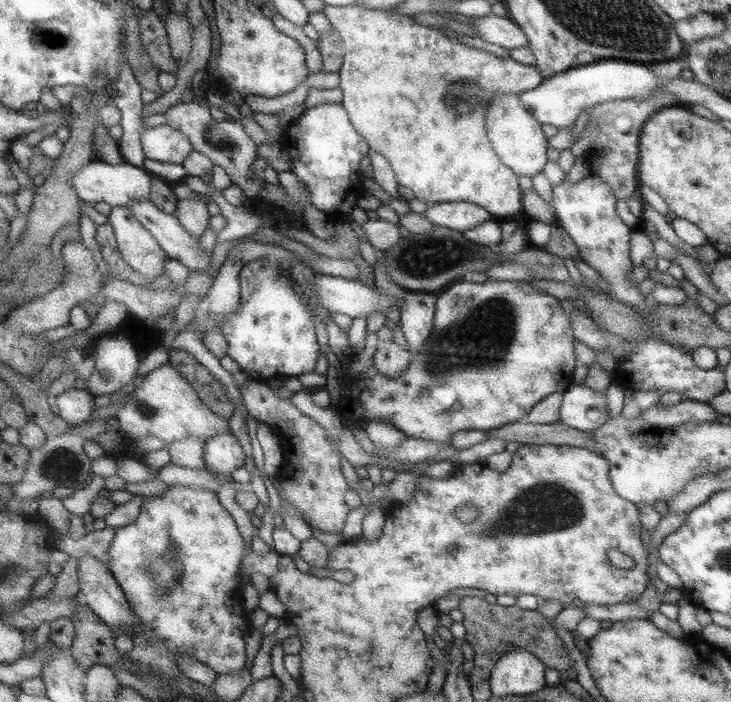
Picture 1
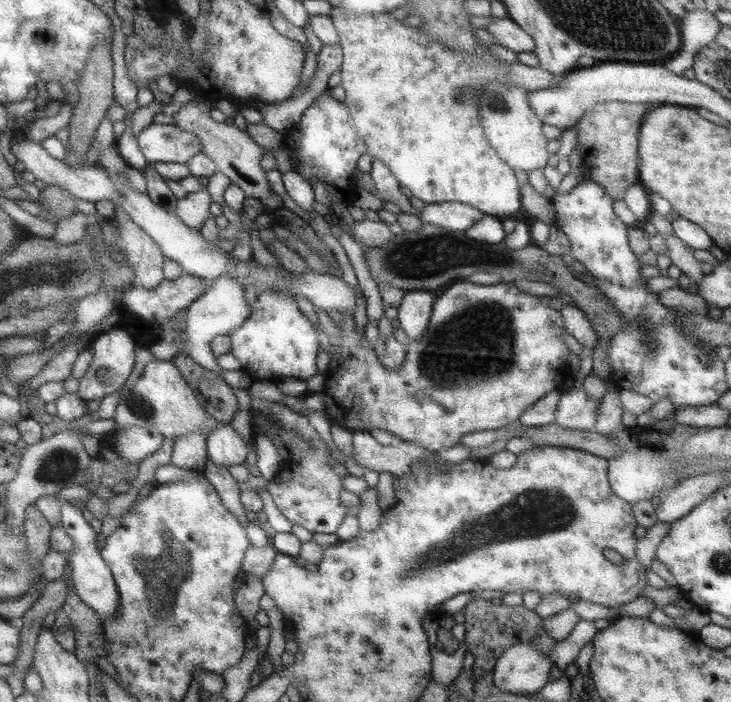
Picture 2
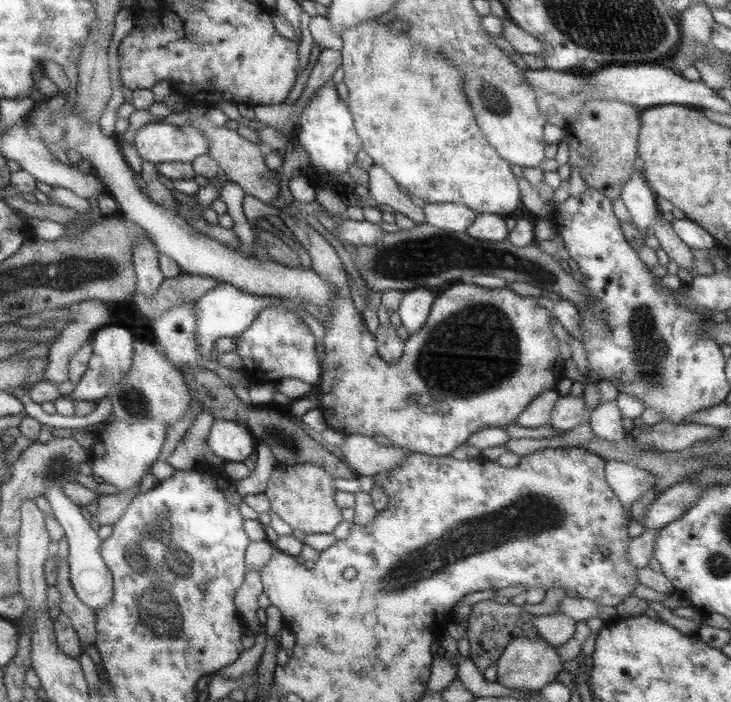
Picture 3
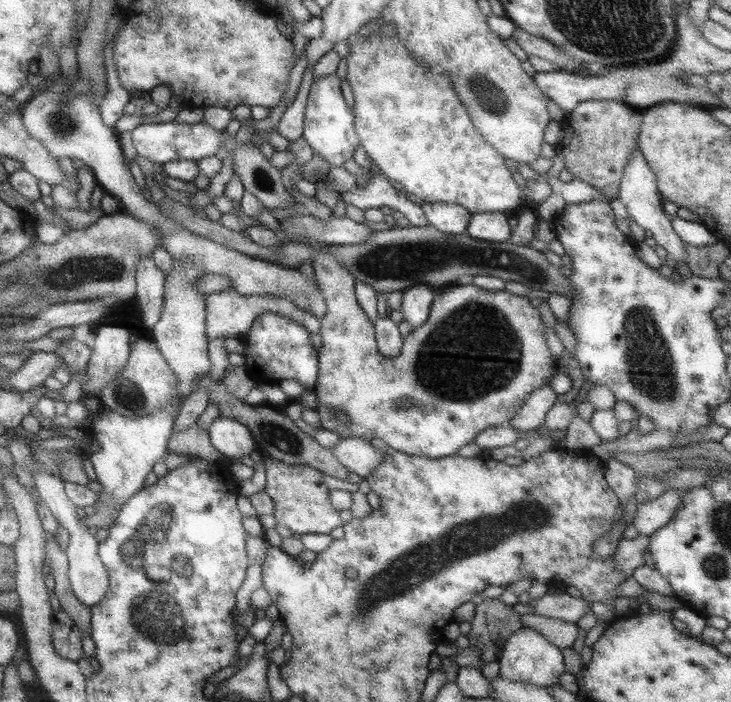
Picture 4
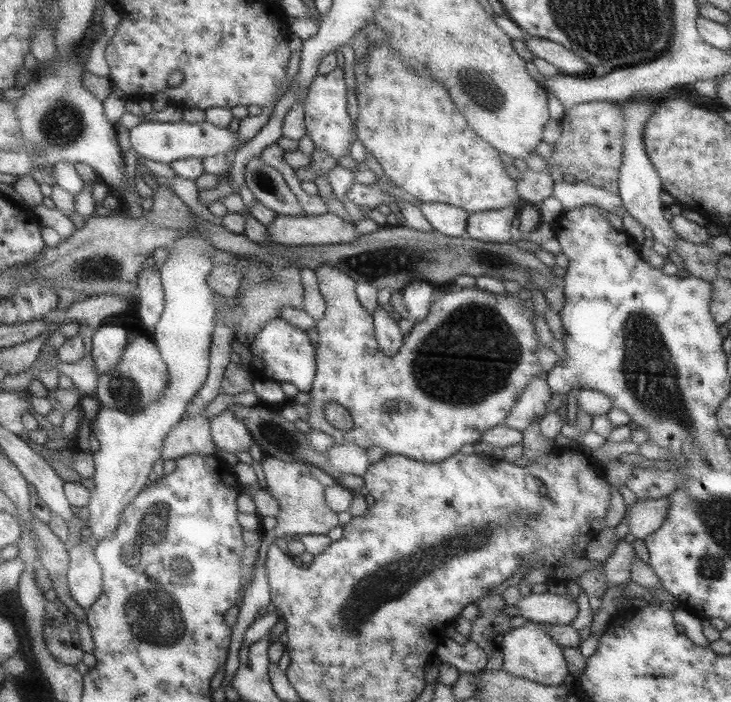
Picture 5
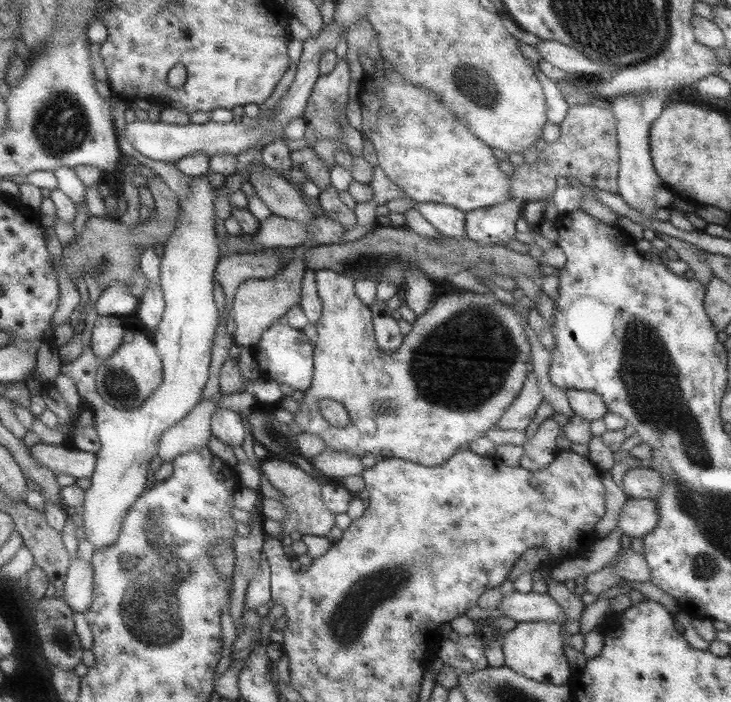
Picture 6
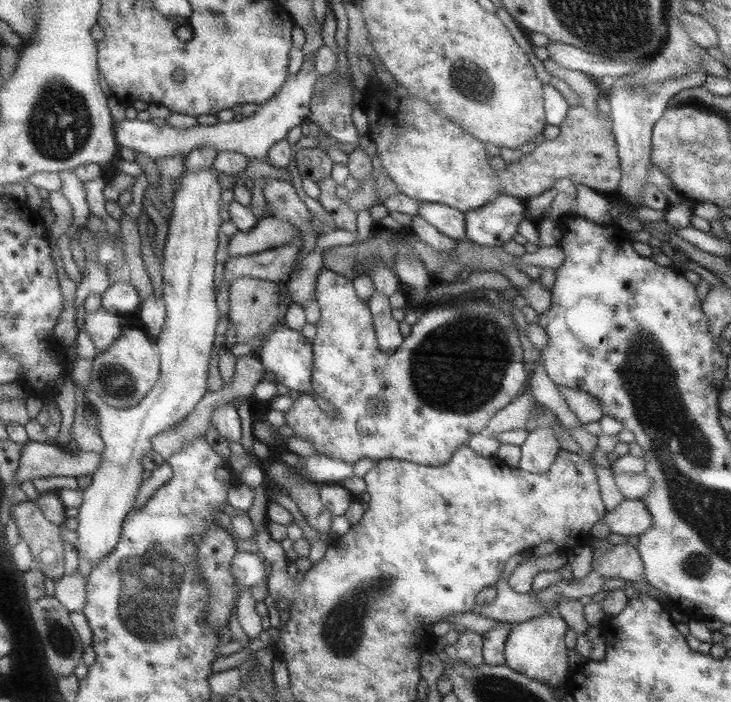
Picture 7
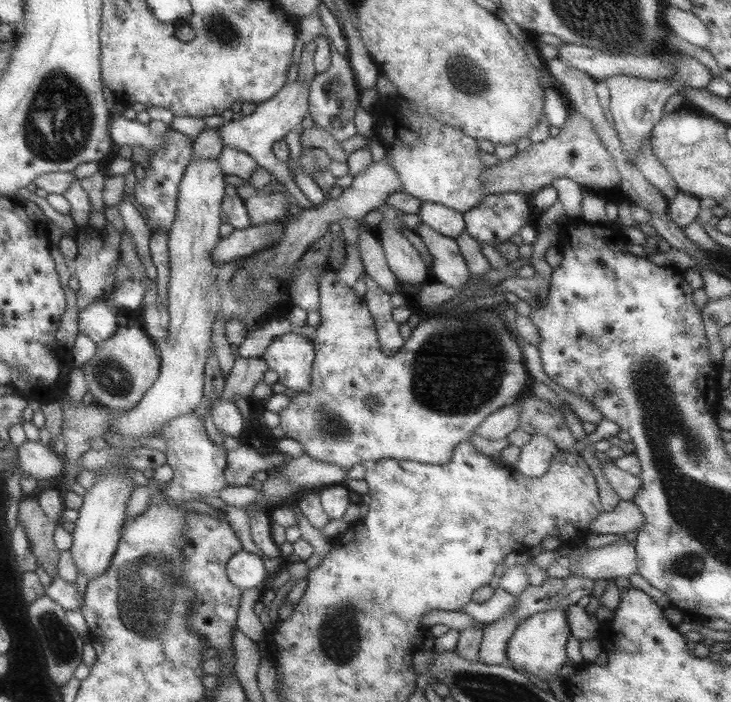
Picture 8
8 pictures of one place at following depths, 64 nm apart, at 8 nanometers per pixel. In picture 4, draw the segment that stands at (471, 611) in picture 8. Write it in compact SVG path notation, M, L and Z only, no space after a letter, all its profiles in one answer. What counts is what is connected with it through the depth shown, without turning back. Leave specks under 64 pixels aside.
M568 593L560 595L544 595L536 601L530 600L528 605L533 607L536 616L564 620L564 622L577 623L588 612L588 605L583 597L572 598Z

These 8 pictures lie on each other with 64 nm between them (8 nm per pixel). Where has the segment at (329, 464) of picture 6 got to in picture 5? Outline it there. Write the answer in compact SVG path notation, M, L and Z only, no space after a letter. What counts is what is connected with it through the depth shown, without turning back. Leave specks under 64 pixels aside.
M354 443L335 444L327 451L331 465L338 472L364 476L371 465L369 450Z

